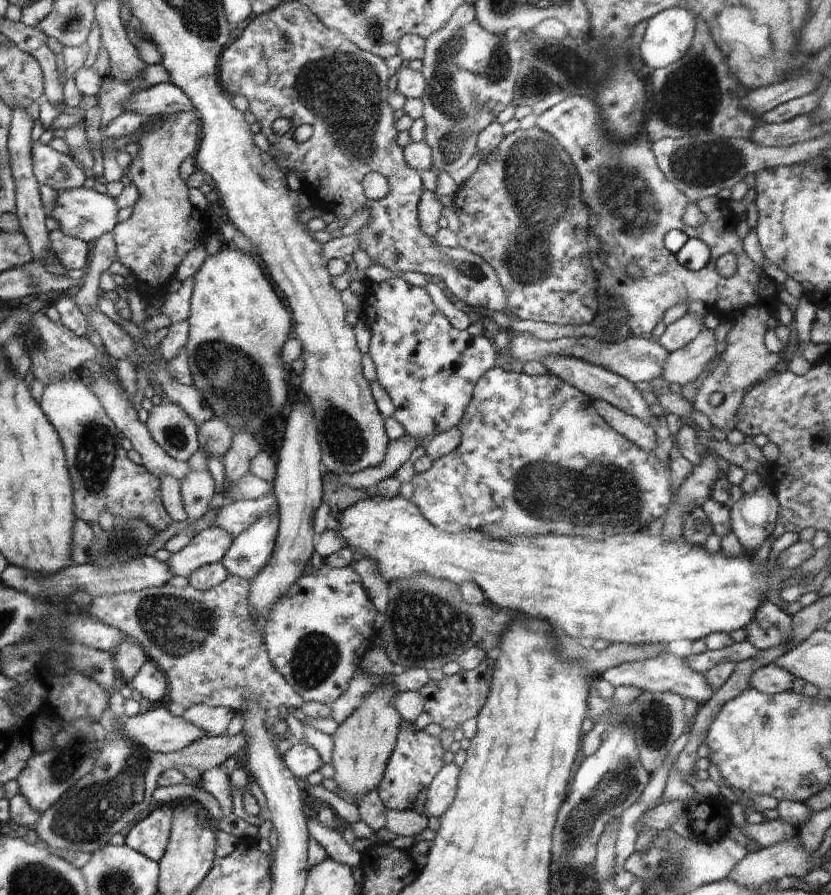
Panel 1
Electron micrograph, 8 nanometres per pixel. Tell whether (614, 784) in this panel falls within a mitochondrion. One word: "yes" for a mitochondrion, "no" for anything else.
yes

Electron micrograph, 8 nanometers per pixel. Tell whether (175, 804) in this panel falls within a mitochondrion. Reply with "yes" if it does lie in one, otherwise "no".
no

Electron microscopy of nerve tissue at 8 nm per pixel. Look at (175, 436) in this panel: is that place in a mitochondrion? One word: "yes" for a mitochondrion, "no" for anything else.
yes

